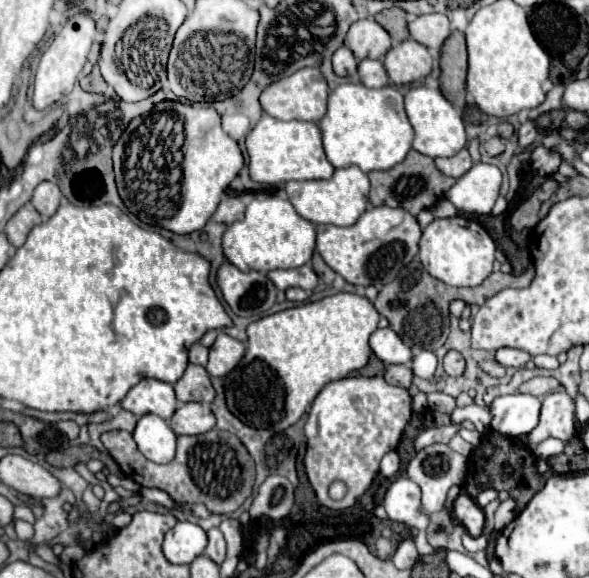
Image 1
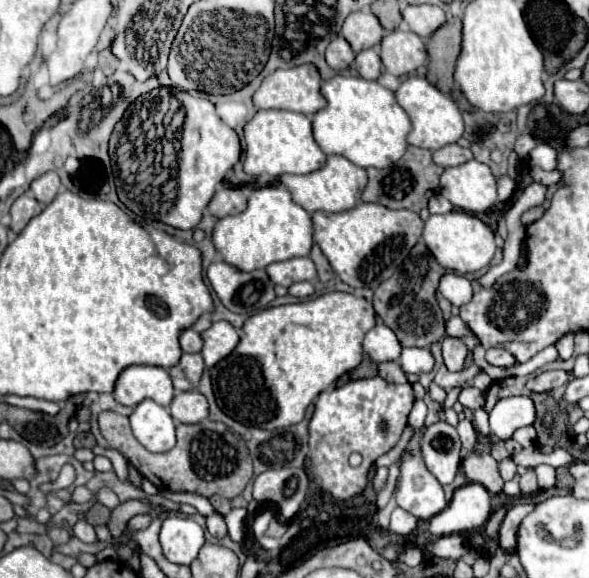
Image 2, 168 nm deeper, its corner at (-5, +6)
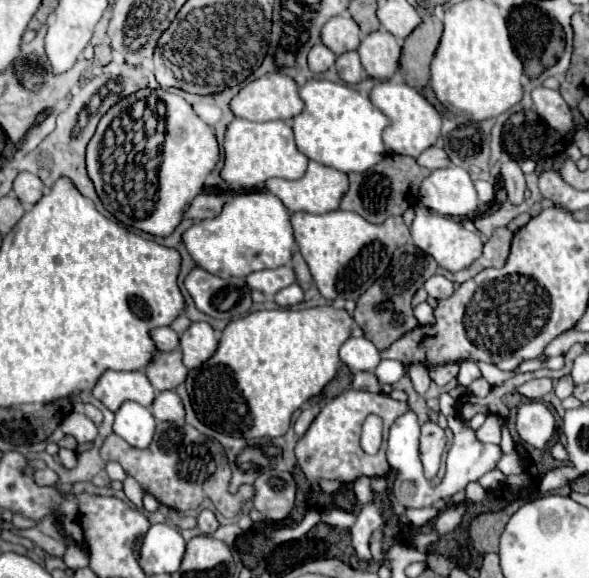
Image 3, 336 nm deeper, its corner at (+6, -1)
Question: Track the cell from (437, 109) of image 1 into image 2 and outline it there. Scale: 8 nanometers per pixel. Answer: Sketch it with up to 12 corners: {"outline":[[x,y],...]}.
{"outline":[[407,77],[395,99],[411,119],[407,143],[441,149],[463,135],[451,95]]}

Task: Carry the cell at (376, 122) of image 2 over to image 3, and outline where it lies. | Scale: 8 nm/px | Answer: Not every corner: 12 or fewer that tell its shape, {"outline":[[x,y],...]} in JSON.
{"outline":[[308,80],[302,154],[346,174],[384,160],[390,120],[342,82]]}

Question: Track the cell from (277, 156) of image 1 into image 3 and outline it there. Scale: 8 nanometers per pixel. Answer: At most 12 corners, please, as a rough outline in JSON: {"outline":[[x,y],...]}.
{"outline":[[234,118],[222,178],[234,190],[298,180],[308,158],[288,122]]}

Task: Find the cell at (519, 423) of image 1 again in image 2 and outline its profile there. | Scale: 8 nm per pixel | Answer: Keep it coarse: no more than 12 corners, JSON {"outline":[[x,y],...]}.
{"outline":[[525,395],[501,399],[489,413],[491,431],[509,439],[535,421]]}

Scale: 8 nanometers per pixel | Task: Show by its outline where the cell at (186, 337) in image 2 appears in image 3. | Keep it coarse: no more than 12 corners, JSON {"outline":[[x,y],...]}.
{"outline":[[168,326],[152,330],[156,348],[172,352],[180,336]]}

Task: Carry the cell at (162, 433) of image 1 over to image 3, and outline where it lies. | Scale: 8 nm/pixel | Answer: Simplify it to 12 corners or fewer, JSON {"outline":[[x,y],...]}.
{"outline":[[124,402],[114,432],[146,450],[154,438],[152,412]]}

